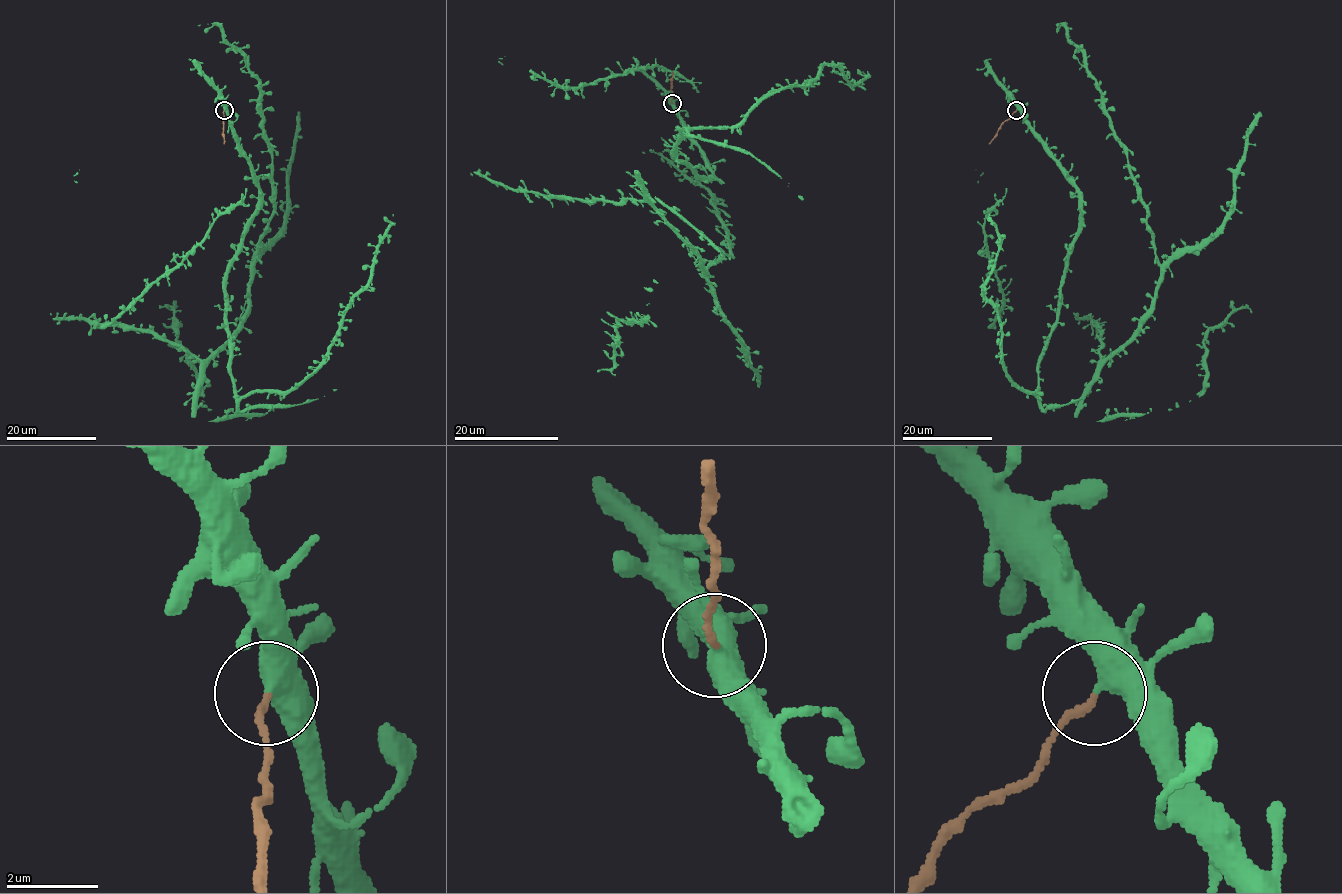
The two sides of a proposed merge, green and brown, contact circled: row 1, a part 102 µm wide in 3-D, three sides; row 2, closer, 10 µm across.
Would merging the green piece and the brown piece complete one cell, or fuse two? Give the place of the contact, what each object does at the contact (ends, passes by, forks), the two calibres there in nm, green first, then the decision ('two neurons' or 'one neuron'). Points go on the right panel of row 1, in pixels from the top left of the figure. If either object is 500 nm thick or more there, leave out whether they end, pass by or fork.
place (1016, 110); calibres 550 and 140 nm; two neurons

